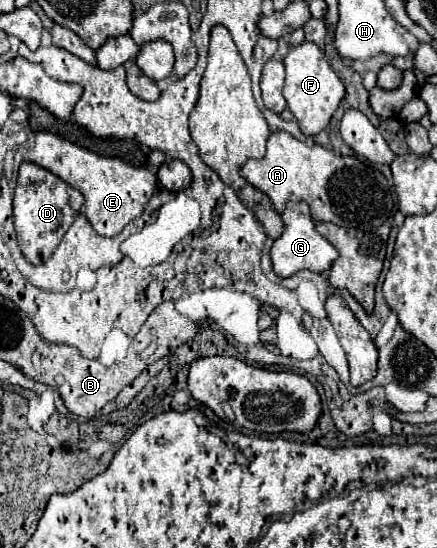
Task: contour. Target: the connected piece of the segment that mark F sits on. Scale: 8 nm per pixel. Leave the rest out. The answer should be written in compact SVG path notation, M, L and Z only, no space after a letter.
M302 42L300 46L292 46L288 56L284 58L284 98L288 102L288 110L296 116L302 134L308 138L316 136L330 124L332 114L336 112L346 94L342 80L336 76L336 72L328 66L328 62L322 56L322 50L314 42Z

